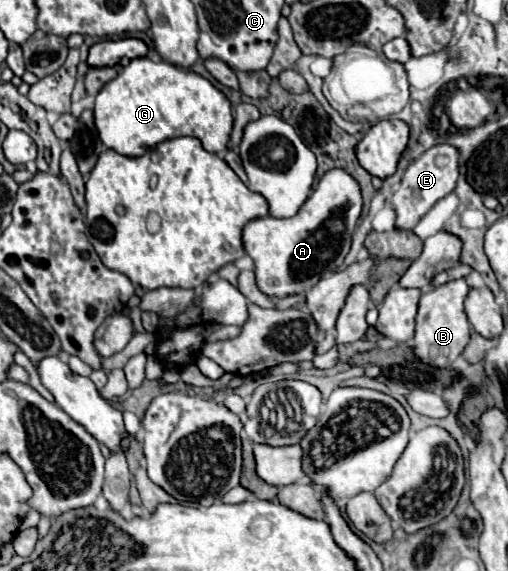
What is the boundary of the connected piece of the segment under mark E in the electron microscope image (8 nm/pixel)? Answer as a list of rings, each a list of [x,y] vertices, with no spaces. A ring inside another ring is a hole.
[[[436,145],[416,157],[400,183],[400,189],[392,195],[396,209],[396,229],[412,229],[442,197],[454,191],[458,179],[458,151],[450,145]]]

